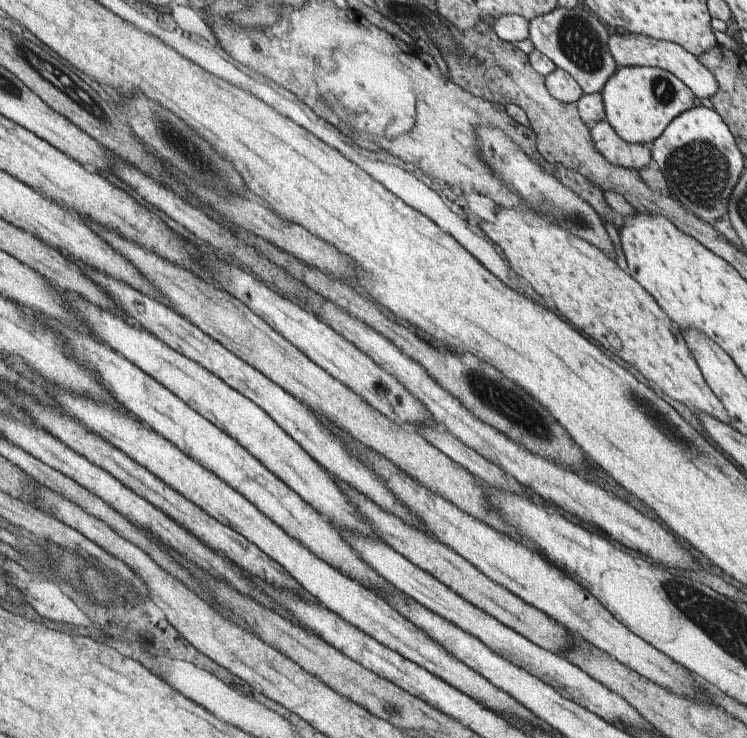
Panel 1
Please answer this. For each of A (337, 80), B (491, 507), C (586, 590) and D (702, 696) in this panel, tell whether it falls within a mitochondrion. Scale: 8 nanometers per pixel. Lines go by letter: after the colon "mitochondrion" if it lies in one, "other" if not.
A: other
B: other
C: other
D: other

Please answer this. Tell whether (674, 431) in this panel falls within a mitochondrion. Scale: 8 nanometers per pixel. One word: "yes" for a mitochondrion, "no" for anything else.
yes

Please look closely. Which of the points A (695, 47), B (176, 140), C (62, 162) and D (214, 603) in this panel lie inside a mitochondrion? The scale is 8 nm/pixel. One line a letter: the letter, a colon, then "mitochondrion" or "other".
A: other
B: mitochondrion
C: other
D: other

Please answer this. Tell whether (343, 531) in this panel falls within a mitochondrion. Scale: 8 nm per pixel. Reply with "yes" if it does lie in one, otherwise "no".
no

